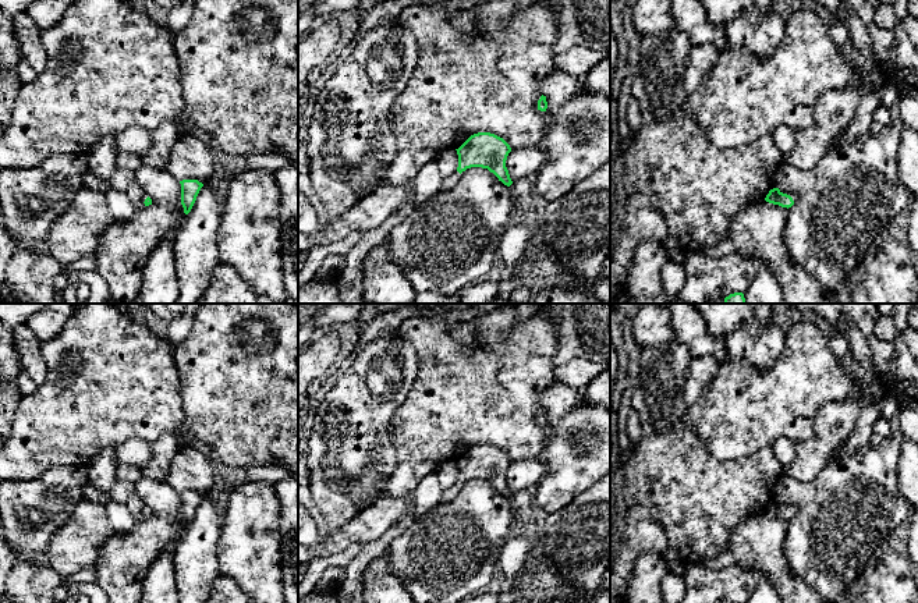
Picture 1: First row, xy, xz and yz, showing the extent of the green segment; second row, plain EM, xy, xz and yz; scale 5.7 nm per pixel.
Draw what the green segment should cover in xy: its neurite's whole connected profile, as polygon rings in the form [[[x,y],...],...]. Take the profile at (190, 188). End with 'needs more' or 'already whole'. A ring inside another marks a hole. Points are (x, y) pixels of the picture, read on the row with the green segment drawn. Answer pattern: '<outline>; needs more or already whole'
[[[182,180],[181,184],[181,205],[184,207],[184,213],[188,214],[196,201],[196,196],[203,187],[198,180]]]; already whole

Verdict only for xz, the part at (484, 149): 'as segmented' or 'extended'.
extended

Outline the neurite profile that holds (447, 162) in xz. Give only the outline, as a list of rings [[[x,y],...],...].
[[[446,149],[436,160],[443,178],[453,175],[458,167],[458,155],[456,149]]]

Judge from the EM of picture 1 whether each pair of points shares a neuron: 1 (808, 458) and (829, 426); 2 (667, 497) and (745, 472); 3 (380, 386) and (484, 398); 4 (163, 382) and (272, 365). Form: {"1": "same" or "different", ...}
{"1": "same", "2": "same", "3": "different", "4": "different"}

